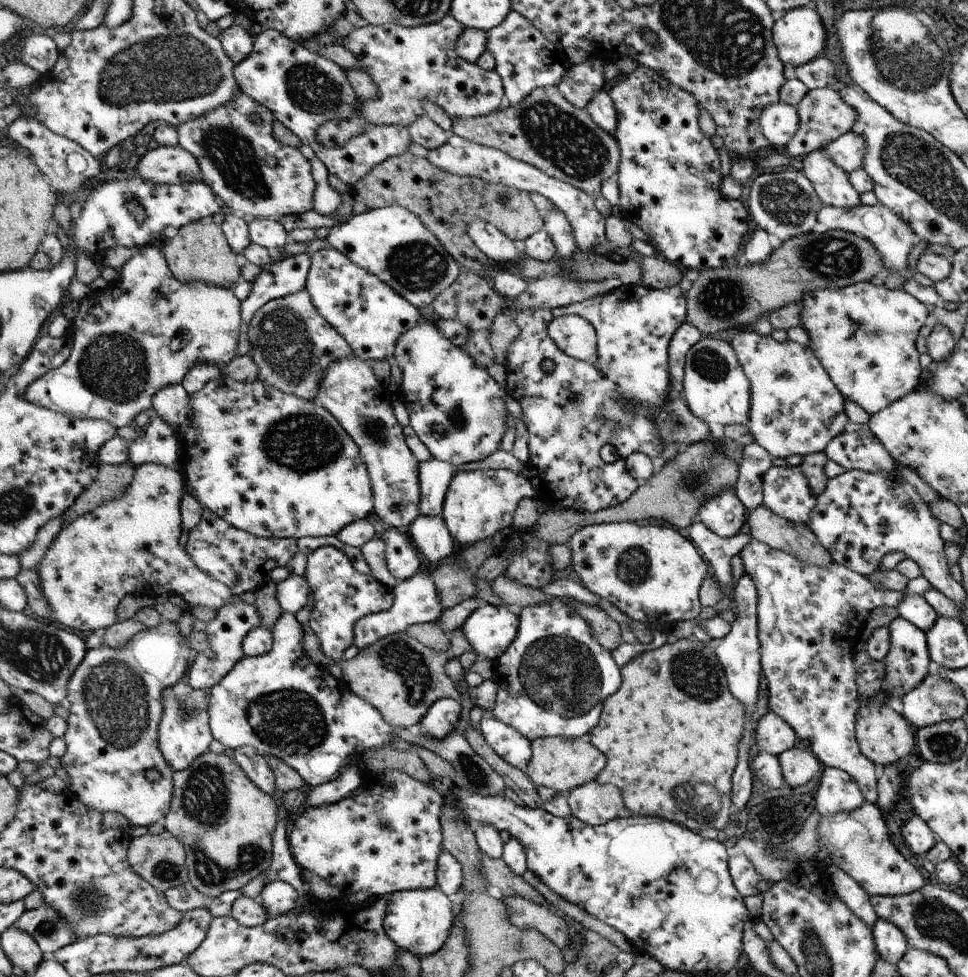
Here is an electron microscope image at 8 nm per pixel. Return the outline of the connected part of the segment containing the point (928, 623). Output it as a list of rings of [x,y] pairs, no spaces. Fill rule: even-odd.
[[[906,595],[896,608],[900,617],[924,632],[929,631],[937,622],[937,612],[922,595]]]

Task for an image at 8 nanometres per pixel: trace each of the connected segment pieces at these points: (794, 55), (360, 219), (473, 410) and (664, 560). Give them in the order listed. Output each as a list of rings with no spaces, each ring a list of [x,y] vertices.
[[[814,6],[798,7],[776,19],[773,40],[785,65],[785,77],[794,79],[797,66],[809,63],[824,50],[826,30]]]
[[[390,205],[352,215],[346,222],[332,227],[326,238],[332,248],[345,253],[358,266],[385,281],[416,308],[424,308],[432,304],[442,291],[457,282],[458,275],[462,272],[462,268],[458,267],[454,258],[442,247],[436,236],[426,228],[418,216],[405,207]]]
[[[426,321],[419,322],[400,336],[394,357],[403,372],[399,389],[411,419],[410,424],[434,459],[460,467],[480,464],[486,458],[501,454],[500,446],[508,430],[504,404],[504,396],[508,394],[488,376],[482,365],[479,365],[464,349],[446,338],[436,324]]]
[[[630,521],[604,523],[585,526],[570,538],[568,547],[572,551],[571,567],[580,576],[581,584],[597,596],[606,598],[632,620],[666,632],[672,622],[694,620],[700,614],[698,590],[708,574],[708,566],[700,558],[694,544],[680,536],[674,527],[652,524],[640,526]]]

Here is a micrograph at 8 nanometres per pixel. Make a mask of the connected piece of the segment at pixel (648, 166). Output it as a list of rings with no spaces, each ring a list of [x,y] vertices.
[[[639,65],[623,82],[608,84],[607,90],[615,106],[617,125],[614,134],[621,149],[620,169],[616,172],[619,182],[621,216],[639,226],[648,235],[649,241],[647,239],[646,242],[652,245],[652,248],[658,252],[659,256],[680,266],[684,271],[690,268],[690,270],[698,270],[701,273],[708,269],[726,267],[728,260],[734,258],[734,254],[740,250],[744,234],[748,236],[748,212],[746,212],[746,208],[744,208],[744,204],[740,202],[740,199],[724,197],[723,192],[720,192],[720,180],[722,180],[720,178],[720,160],[718,160],[718,154],[716,154],[716,148],[712,146],[712,142],[700,132],[700,126],[698,126],[698,104],[696,104],[695,96],[682,90],[678,85],[644,65]]]

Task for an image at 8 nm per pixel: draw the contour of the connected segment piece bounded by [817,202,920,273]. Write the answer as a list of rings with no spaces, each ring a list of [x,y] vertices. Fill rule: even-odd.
[[[882,203],[874,206],[861,205],[852,209],[843,209],[832,205],[824,205],[817,216],[820,224],[825,224],[829,229],[838,229],[857,234],[859,237],[869,240],[877,247],[885,262],[888,271],[895,270],[907,273],[908,255],[920,238],[898,215],[887,209]]]

